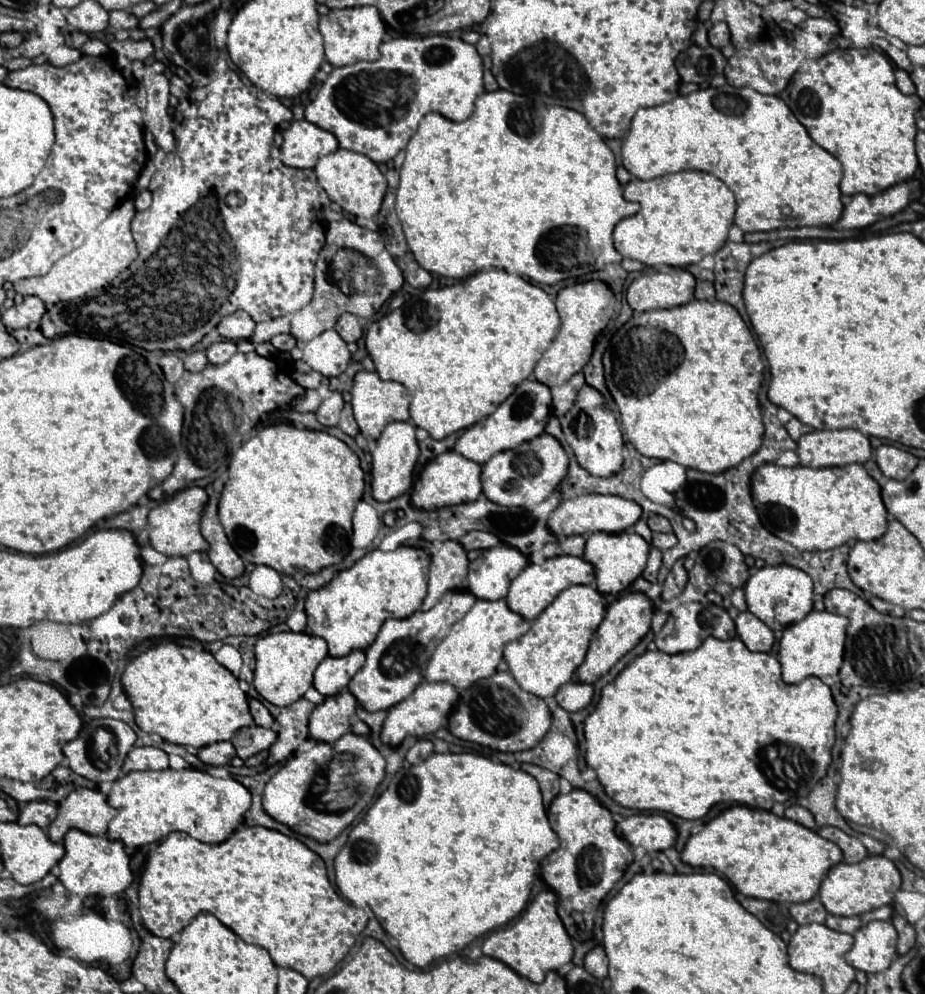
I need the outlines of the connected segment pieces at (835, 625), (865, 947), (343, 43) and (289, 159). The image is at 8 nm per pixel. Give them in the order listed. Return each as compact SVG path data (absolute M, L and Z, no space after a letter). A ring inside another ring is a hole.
M809 611L801 621L789 625L785 629L785 635L779 647L779 663L781 663L783 681L801 683L807 677L837 675L843 663L847 625L849 625L849 619L845 619L845 615L837 615L829 611Z
M869 921L853 933L853 947L845 961L863 973L881 973L889 969L897 955L897 929L891 921Z
M345 7L331 9L327 15L319 17L319 31L325 39L325 59L333 65L349 65L361 59L379 59L379 43L385 37L385 25L375 7Z
M307 119L291 121L291 125L283 131L283 141L279 145L283 165L295 169L311 169L319 157L335 149L335 137L315 127Z

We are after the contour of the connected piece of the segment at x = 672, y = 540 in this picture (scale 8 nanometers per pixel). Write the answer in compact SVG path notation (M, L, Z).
M653 533L653 547L657 549L669 549L673 545L677 545L677 537L673 533Z

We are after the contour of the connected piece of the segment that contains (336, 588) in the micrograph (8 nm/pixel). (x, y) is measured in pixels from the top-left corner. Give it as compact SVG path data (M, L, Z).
M397 547L391 553L369 551L349 569L339 571L325 587L309 591L305 599L305 633L327 641L331 657L365 651L377 637L385 619L407 619L419 611L427 595L429 557L423 549Z

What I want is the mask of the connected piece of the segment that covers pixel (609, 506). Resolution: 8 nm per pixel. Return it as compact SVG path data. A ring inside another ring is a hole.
M579 495L563 501L547 519L547 529L557 537L587 535L587 533L621 533L641 517L641 507L633 501L615 495Z

